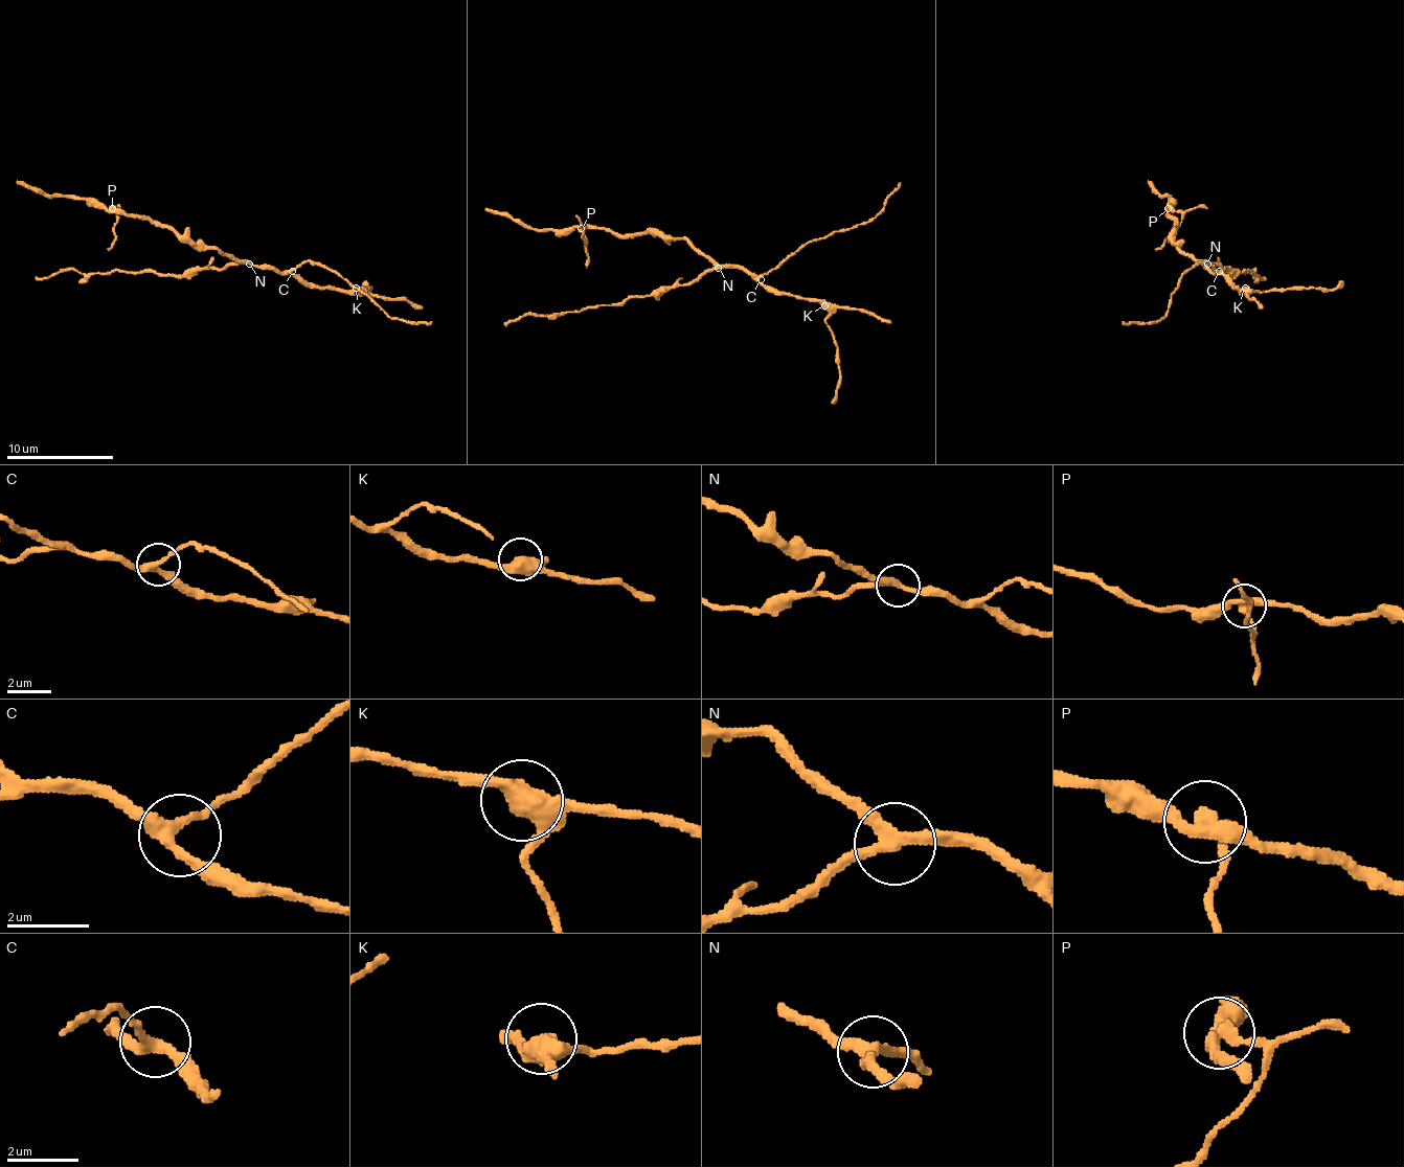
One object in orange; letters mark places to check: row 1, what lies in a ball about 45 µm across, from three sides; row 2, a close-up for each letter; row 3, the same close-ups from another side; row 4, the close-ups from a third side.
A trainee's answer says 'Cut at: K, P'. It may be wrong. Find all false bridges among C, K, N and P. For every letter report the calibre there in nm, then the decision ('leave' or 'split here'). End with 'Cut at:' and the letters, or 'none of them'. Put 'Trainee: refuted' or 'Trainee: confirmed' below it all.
C: 280 nm | leave
K: 420 nm | leave
N: 280 nm | split here
P: 320 nm | split here
Cut at: N, P
Trainee: refuted

